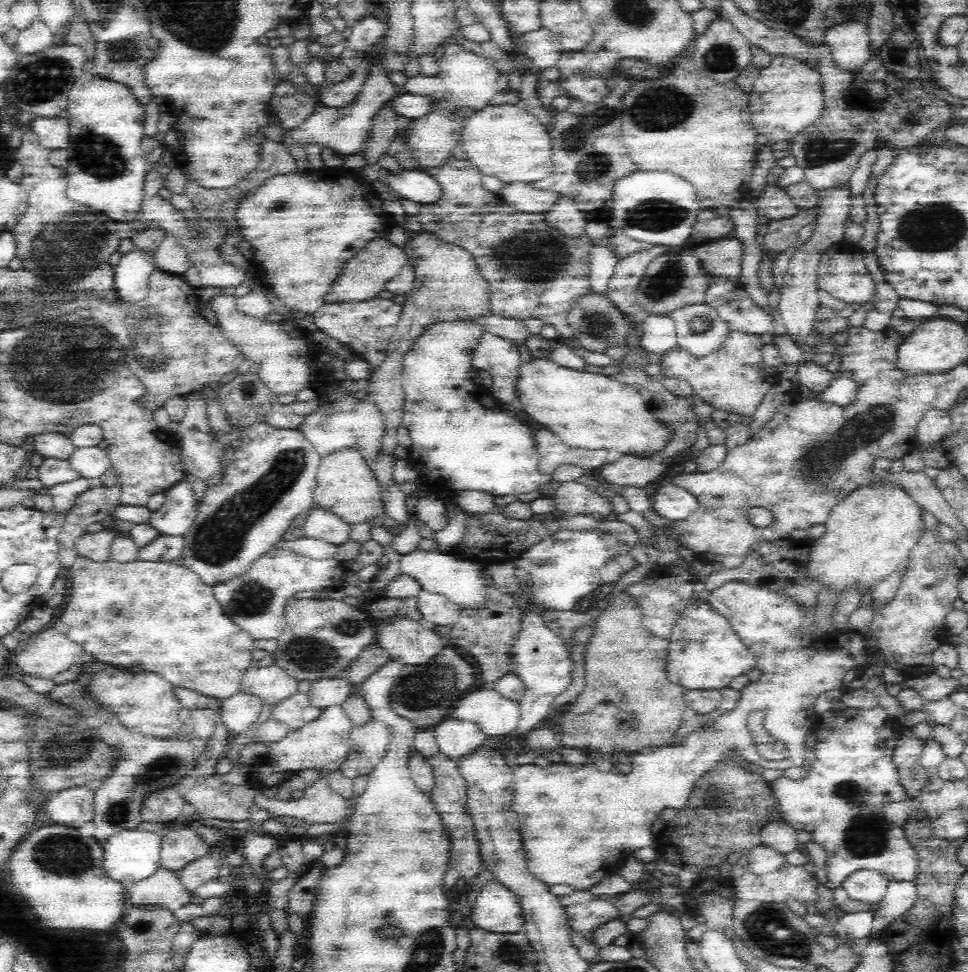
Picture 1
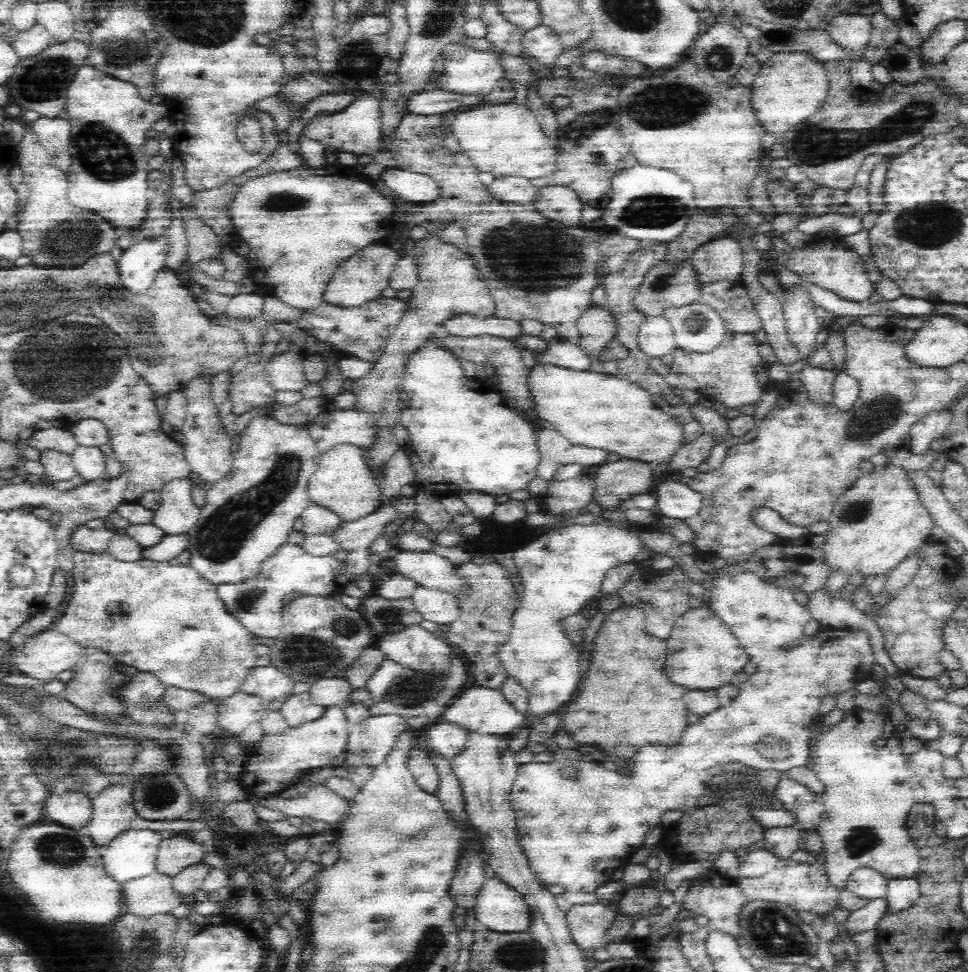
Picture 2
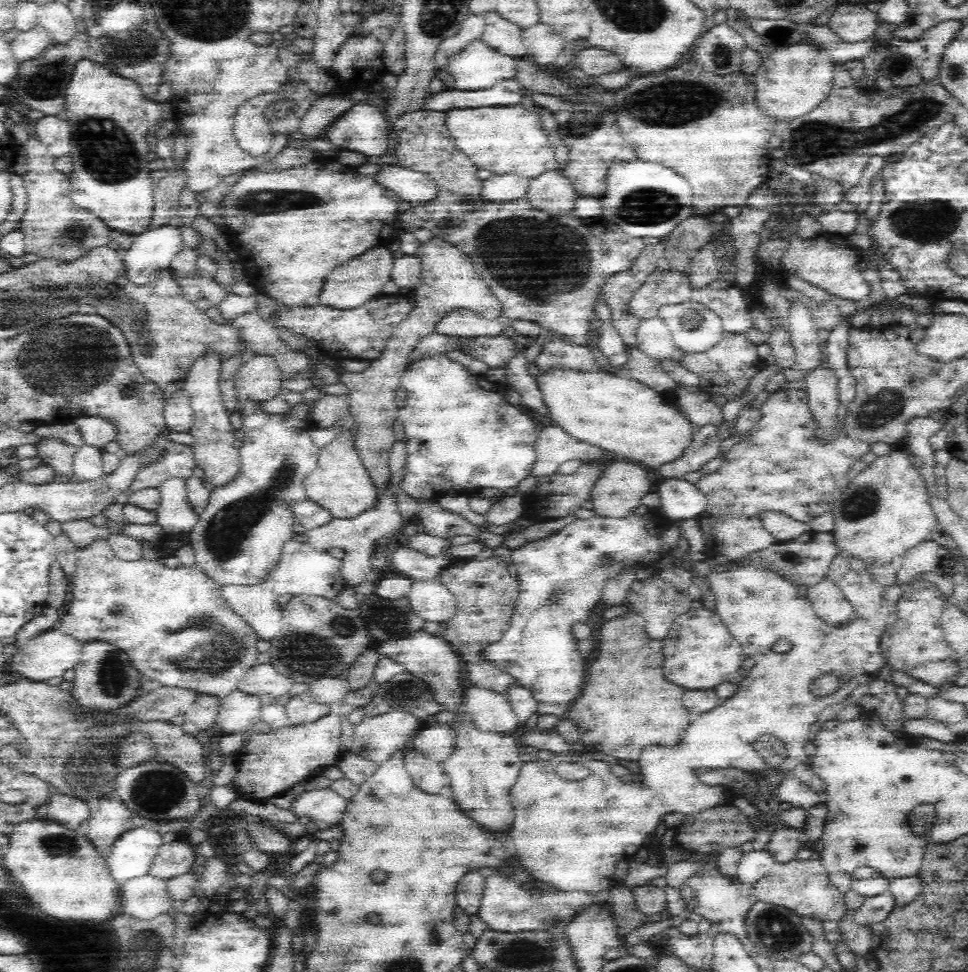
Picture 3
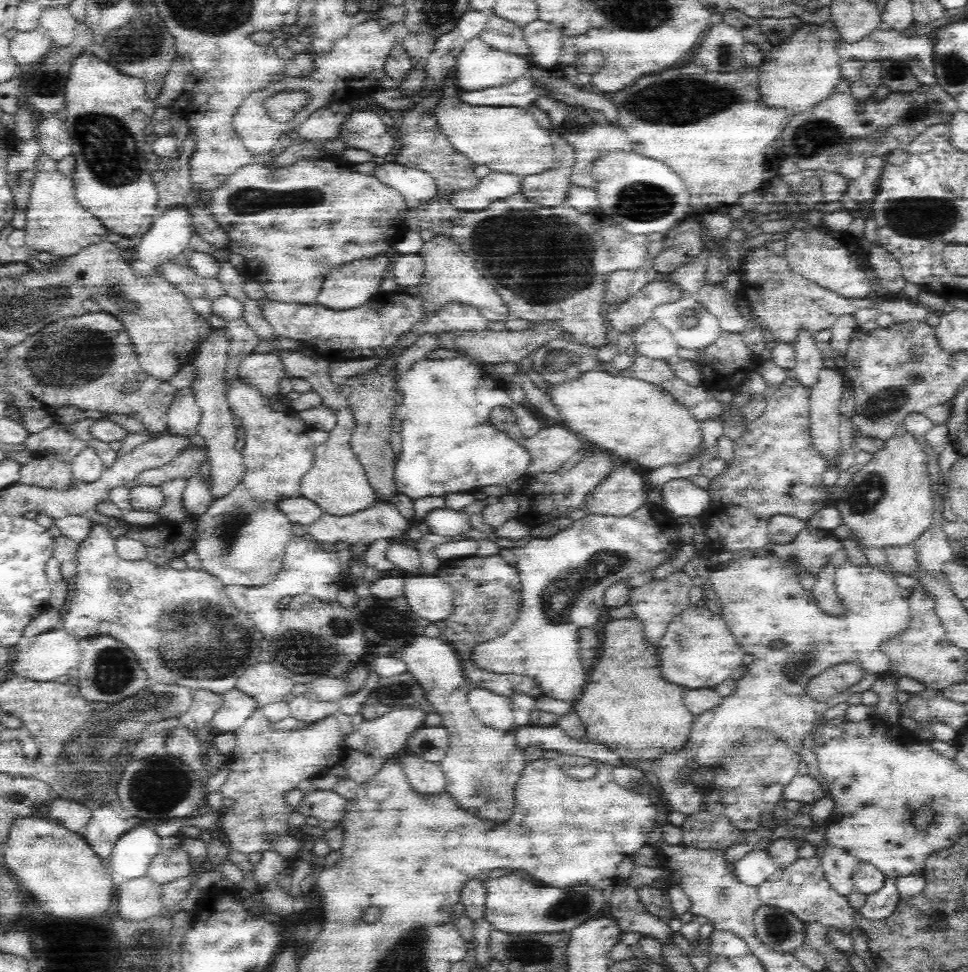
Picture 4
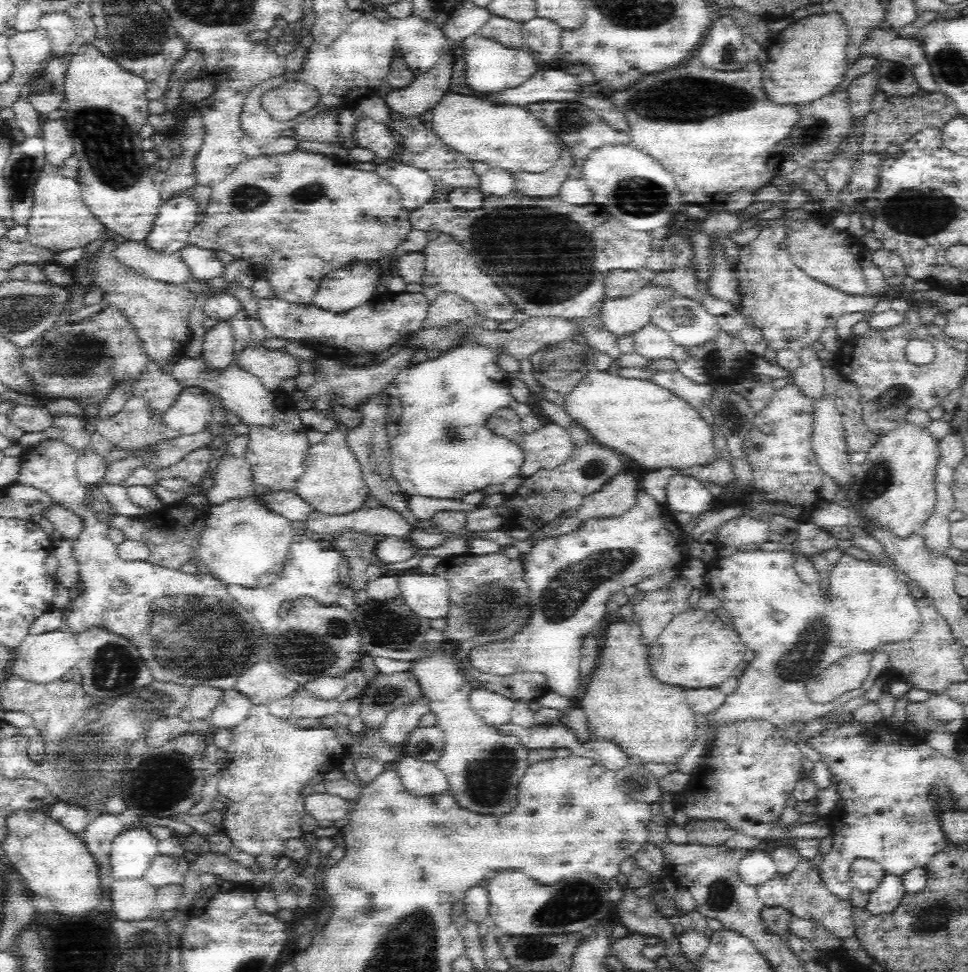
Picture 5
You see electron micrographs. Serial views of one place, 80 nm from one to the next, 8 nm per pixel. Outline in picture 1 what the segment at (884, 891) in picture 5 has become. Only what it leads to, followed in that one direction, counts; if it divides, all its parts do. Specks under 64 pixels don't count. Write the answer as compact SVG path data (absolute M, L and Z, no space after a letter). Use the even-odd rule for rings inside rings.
M880 904L874 905L870 910L862 910L862 912L846 913L836 924L830 925L834 932L833 937L837 935L845 940L869 937L879 906Z

